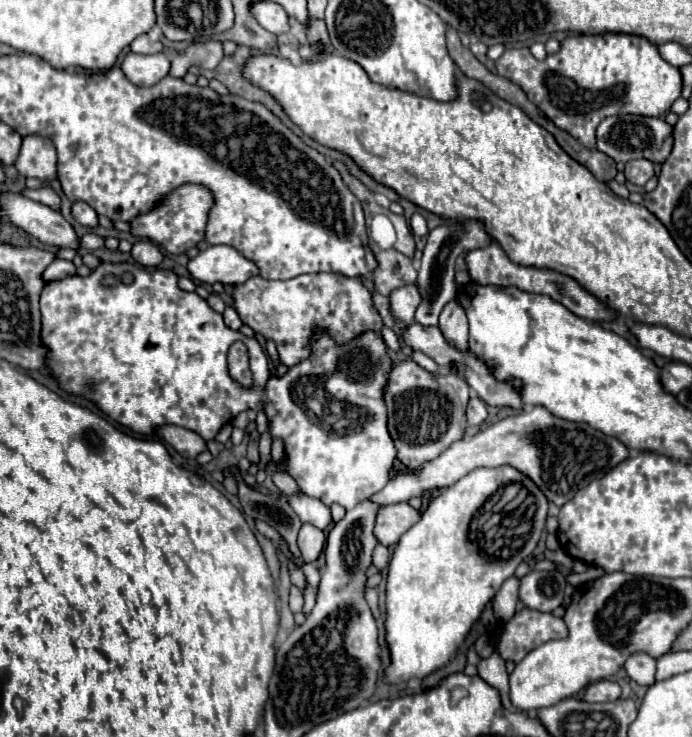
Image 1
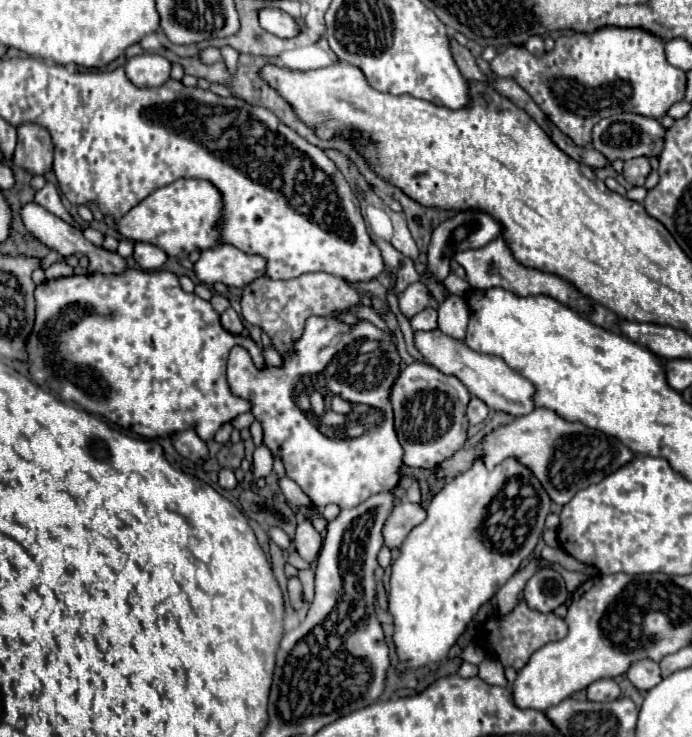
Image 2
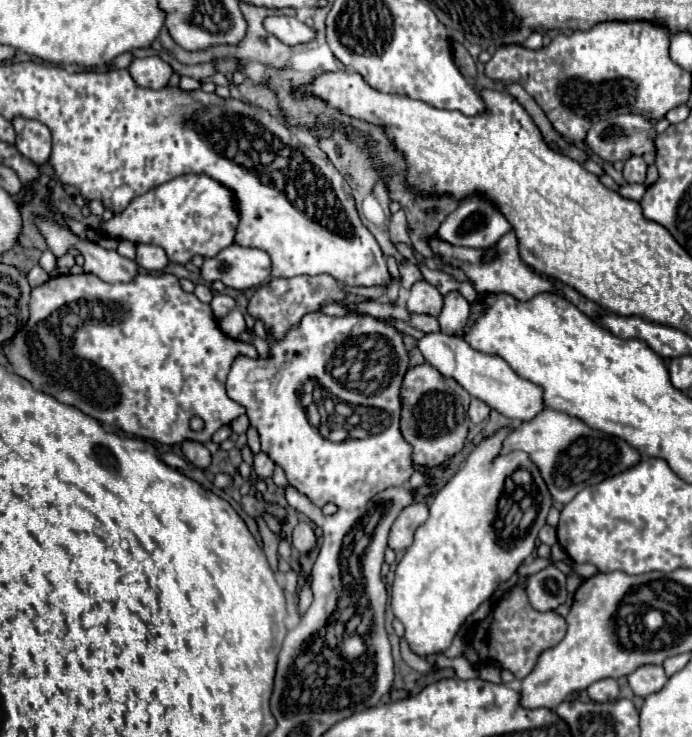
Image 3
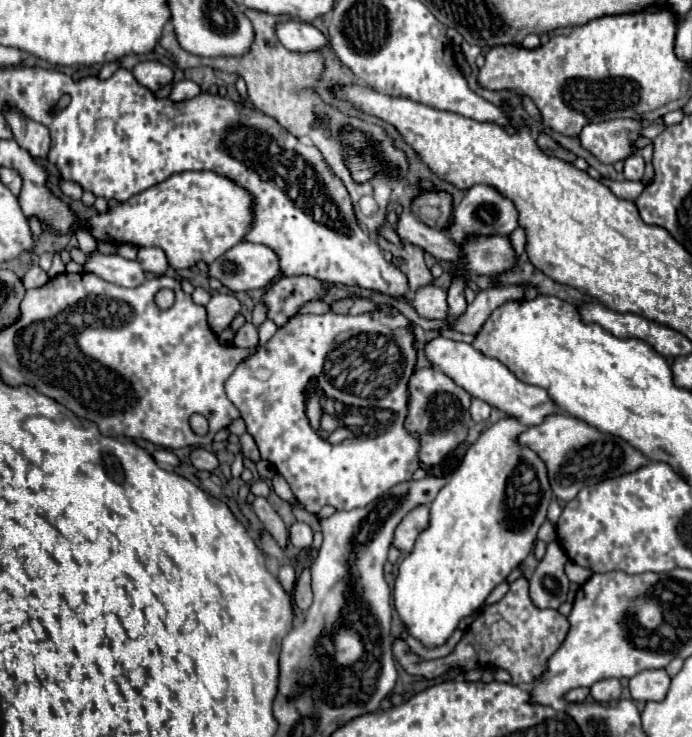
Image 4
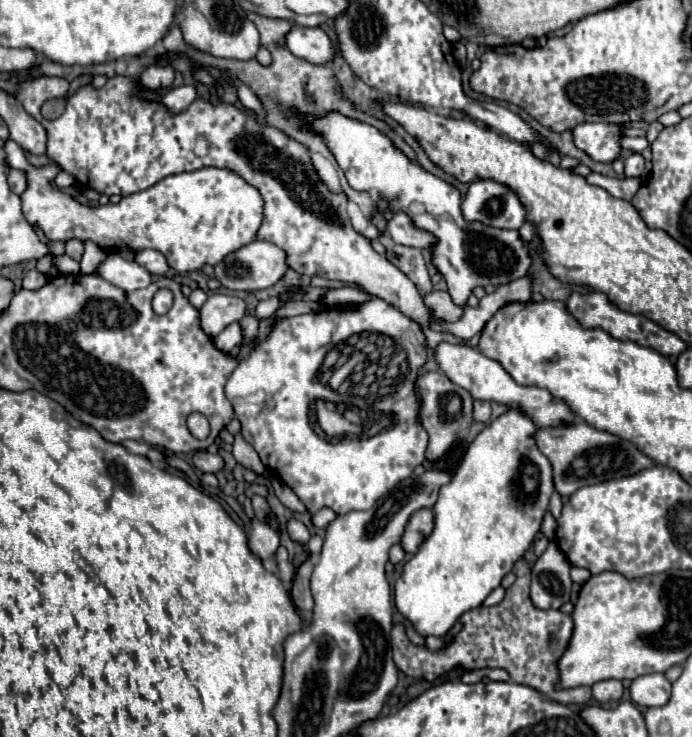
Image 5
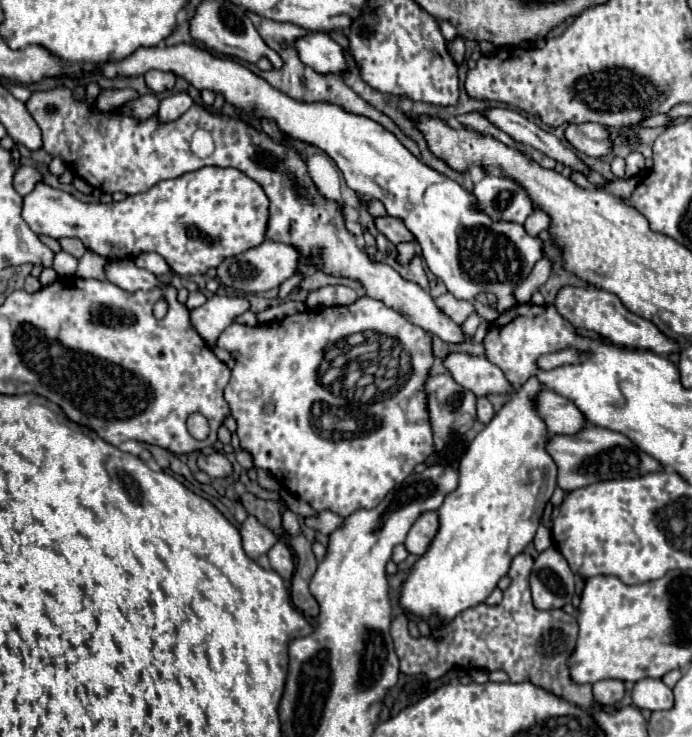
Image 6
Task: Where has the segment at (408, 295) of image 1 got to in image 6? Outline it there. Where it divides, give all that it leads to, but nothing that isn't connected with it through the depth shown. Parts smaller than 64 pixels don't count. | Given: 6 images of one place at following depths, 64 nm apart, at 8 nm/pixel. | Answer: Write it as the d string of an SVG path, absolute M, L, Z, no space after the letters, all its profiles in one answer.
M450 292L438 296L434 302L436 302L436 306L438 306L448 318L452 318L456 324L462 324L472 312L476 312L474 306L472 306L472 302L468 302L468 300L456 300Z

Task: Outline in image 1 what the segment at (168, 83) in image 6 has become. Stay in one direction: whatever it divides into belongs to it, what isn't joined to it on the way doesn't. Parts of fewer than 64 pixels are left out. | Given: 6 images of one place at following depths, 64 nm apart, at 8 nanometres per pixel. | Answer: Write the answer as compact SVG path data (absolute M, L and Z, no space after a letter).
M128 52L122 62L122 72L136 86L154 86L164 76L168 76L168 70L170 70L170 58L164 52L152 56Z

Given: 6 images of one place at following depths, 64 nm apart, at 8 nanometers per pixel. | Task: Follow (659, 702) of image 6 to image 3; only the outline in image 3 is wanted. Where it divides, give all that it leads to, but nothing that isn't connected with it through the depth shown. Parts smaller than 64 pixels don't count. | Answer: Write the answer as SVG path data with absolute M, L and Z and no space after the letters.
M644 664L628 676L628 682L630 682L634 694L638 694L638 696L648 696L652 692L658 692L666 684L666 680L668 678L664 674L664 668L654 666L654 664Z

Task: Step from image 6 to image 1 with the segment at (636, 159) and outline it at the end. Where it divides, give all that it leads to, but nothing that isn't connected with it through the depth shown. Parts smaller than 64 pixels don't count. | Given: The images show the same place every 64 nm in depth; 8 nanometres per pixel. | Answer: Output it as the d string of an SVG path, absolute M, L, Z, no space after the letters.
M632 160L626 164L626 180L632 182L632 184L638 184L638 186L644 186L652 176L654 176L654 164L650 160Z

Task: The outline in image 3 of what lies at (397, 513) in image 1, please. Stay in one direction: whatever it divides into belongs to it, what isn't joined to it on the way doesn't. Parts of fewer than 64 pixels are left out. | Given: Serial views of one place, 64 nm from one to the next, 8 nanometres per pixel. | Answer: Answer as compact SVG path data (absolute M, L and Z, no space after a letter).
M414 502L408 508L404 508L390 528L388 546L396 552L406 550L412 544L412 536L416 528L424 524L426 518L428 518L428 506L424 502Z

